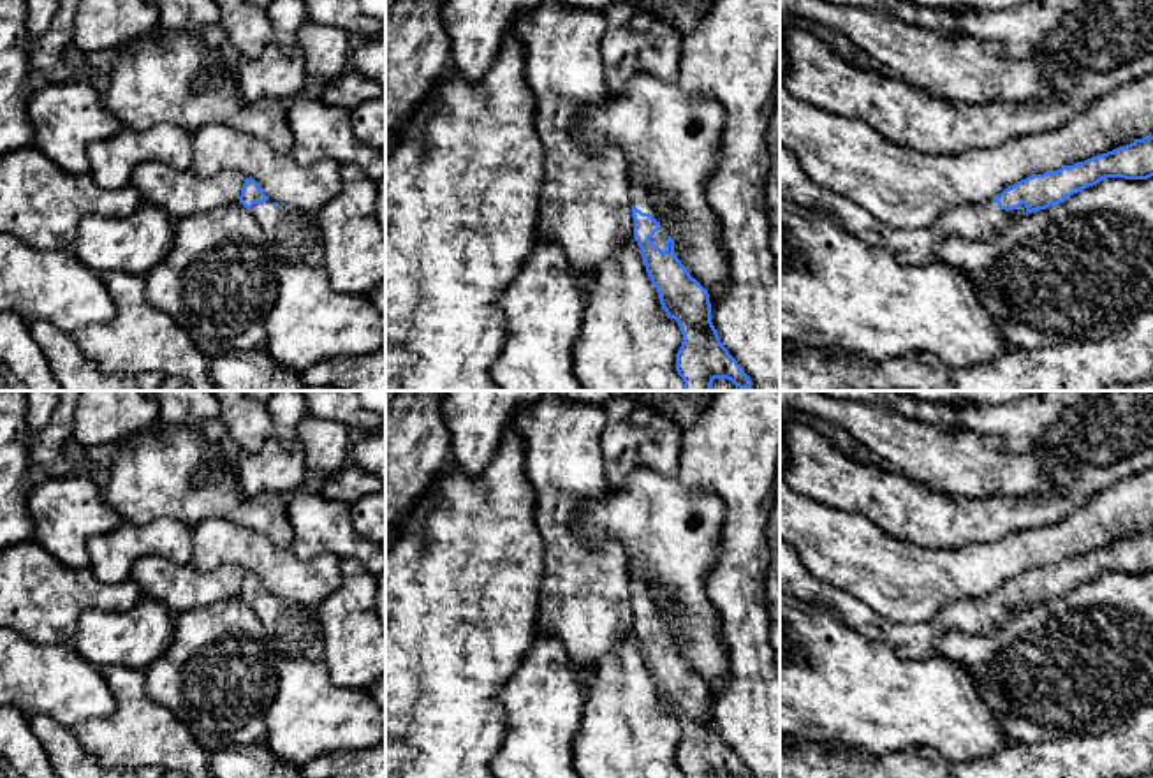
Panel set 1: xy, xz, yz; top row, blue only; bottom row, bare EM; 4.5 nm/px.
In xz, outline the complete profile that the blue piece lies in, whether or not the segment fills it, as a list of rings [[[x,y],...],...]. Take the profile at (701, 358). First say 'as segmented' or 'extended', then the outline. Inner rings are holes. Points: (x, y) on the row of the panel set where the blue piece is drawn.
extended; [[[628,167],[634,238],[641,248],[646,273],[657,287],[669,319],[681,329],[676,371],[685,391],[711,391],[715,378],[752,391],[752,380],[729,354],[711,322],[708,290],[688,273],[674,253],[671,227],[662,220],[650,197],[650,183],[637,167]]]

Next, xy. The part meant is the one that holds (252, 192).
extended; [[[250,178],[243,183],[239,202],[255,217],[280,266],[324,264],[326,248],[317,215],[273,202]]]

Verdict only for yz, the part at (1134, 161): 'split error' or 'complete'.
split error

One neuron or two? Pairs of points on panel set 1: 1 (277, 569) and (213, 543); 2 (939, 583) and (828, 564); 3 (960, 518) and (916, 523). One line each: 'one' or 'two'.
1: one
2: one
3: one

